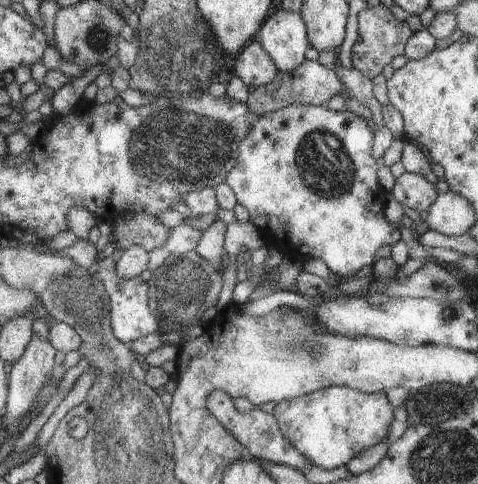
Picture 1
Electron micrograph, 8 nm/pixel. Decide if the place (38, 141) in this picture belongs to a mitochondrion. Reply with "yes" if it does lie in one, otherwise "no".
no

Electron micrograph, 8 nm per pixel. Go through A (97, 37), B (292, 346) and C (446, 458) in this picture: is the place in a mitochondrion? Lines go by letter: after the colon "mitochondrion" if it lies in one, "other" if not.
A: mitochondrion
B: mitochondrion
C: mitochondrion

